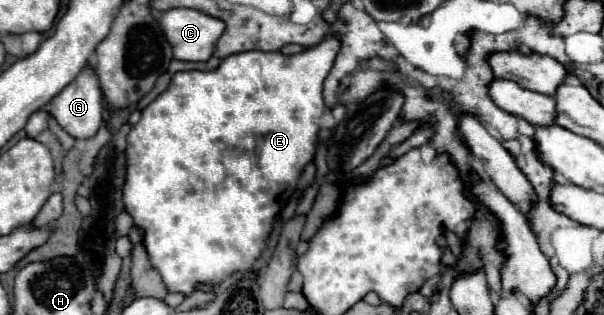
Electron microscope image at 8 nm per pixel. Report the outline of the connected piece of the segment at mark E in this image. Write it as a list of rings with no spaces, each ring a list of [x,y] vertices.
[[[327,34],[319,46],[313,46],[309,50],[303,50],[293,56],[283,56],[281,52],[261,52],[261,50],[249,50],[243,54],[233,54],[225,58],[217,70],[211,72],[177,72],[173,74],[173,80],[169,88],[159,94],[143,112],[141,120],[131,128],[127,136],[127,180],[123,188],[123,202],[127,212],[133,216],[135,226],[145,230],[143,244],[147,248],[147,254],[151,258],[151,264],[159,270],[163,276],[163,282],[167,284],[169,292],[183,292],[191,294],[197,282],[221,282],[233,272],[245,272],[249,270],[255,260],[261,256],[261,250],[265,246],[265,240],[271,232],[271,222],[283,208],[283,202],[289,200],[293,194],[299,174],[307,162],[315,156],[315,140],[319,130],[319,118],[323,116],[325,104],[323,104],[323,82],[327,74],[333,68],[333,62],[337,58],[337,52],[341,48],[341,40],[337,34]]]

